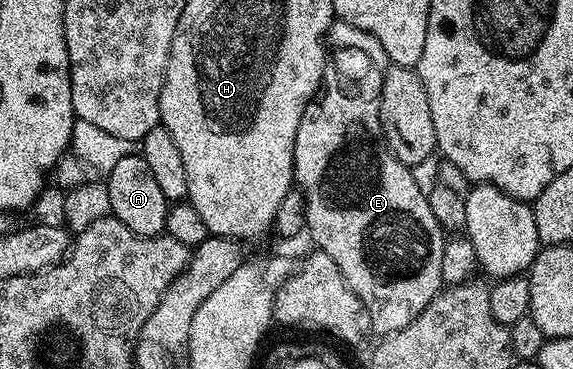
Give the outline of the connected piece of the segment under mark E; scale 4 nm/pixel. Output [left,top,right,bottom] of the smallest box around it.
[292,21,446,337]

